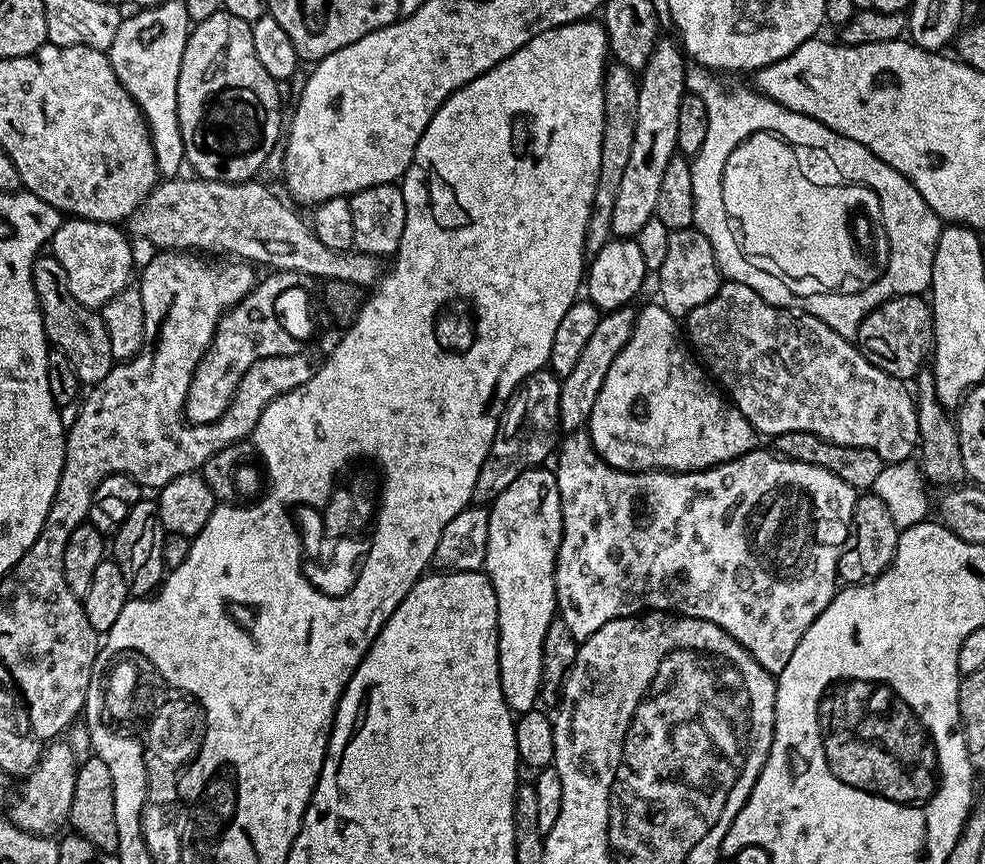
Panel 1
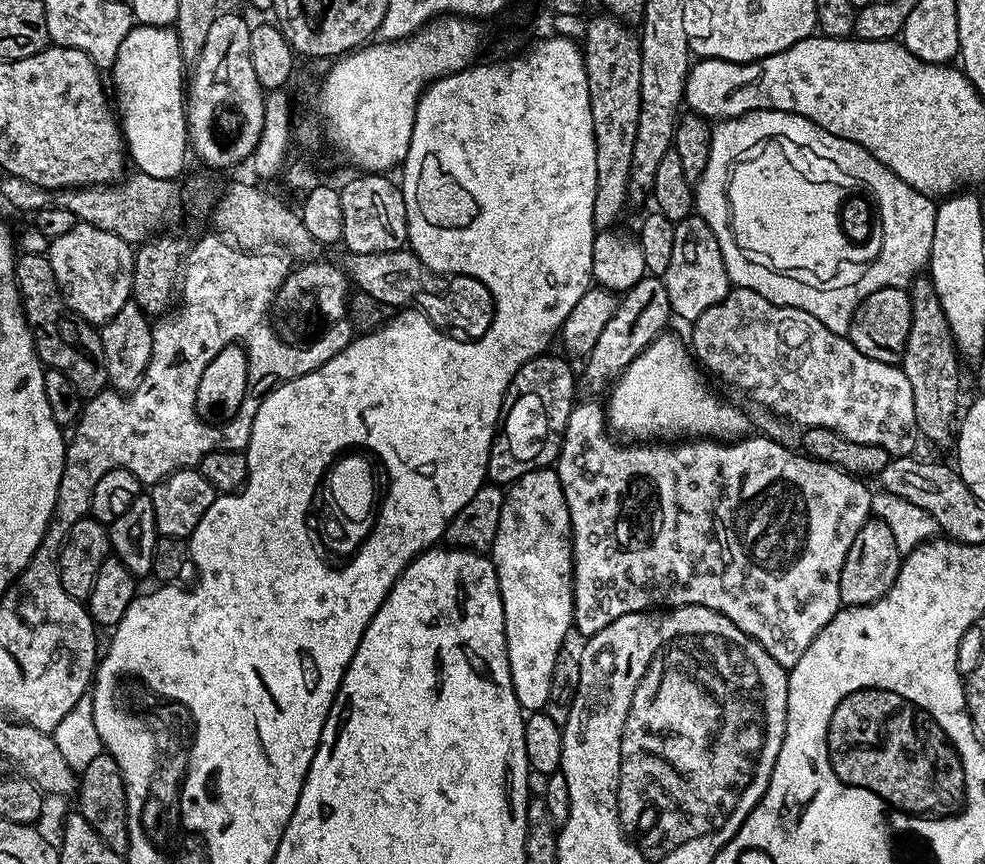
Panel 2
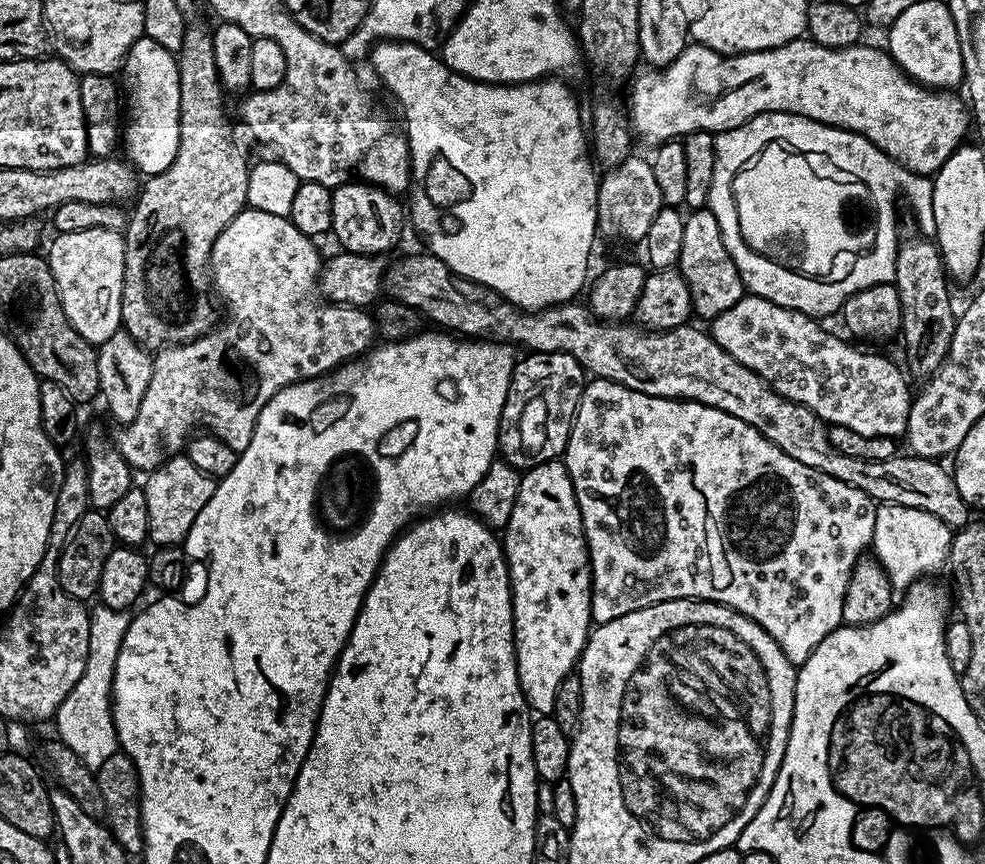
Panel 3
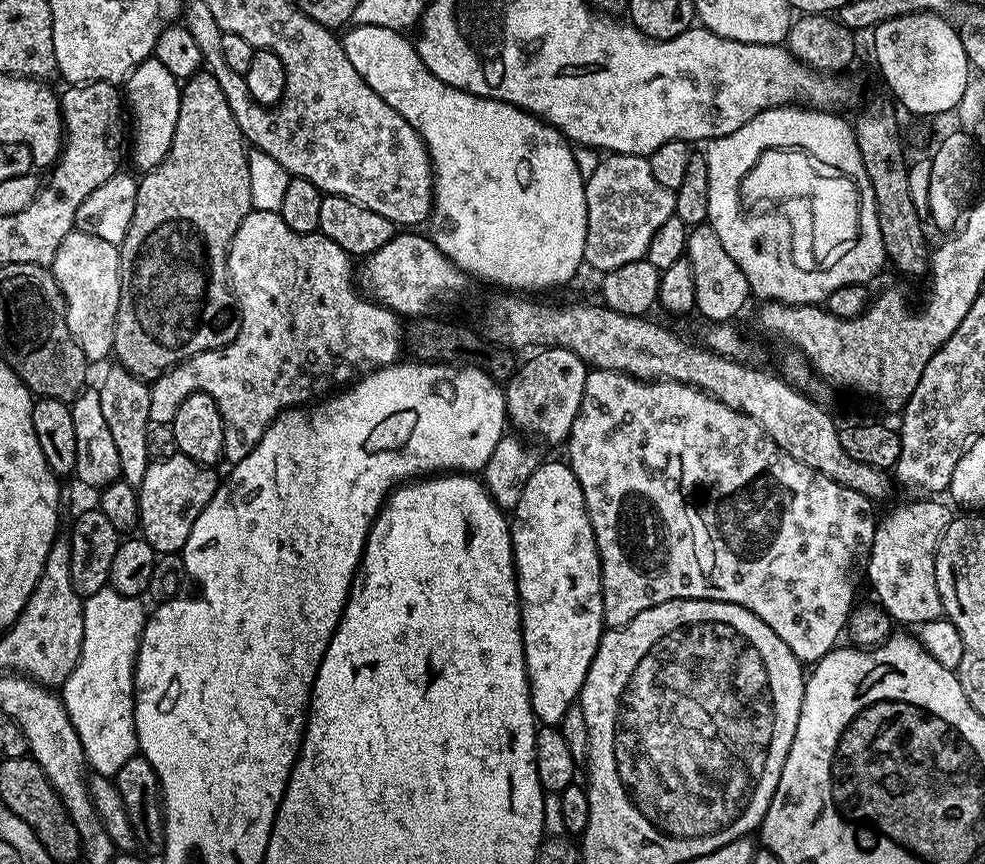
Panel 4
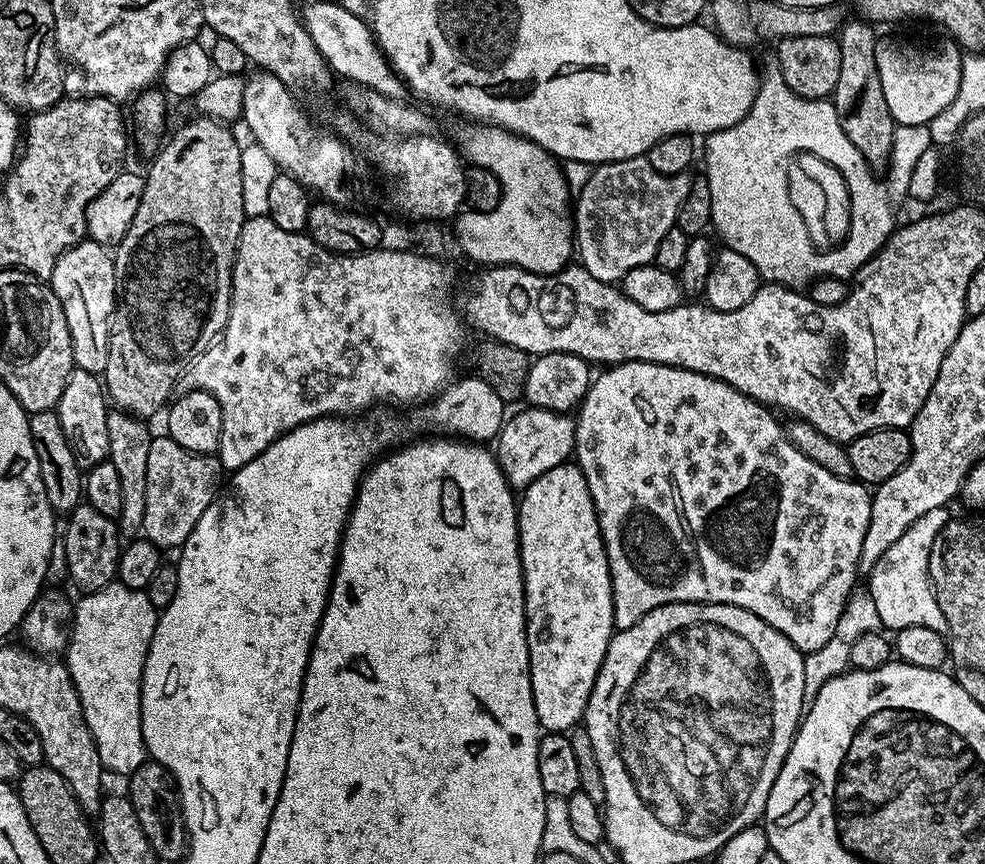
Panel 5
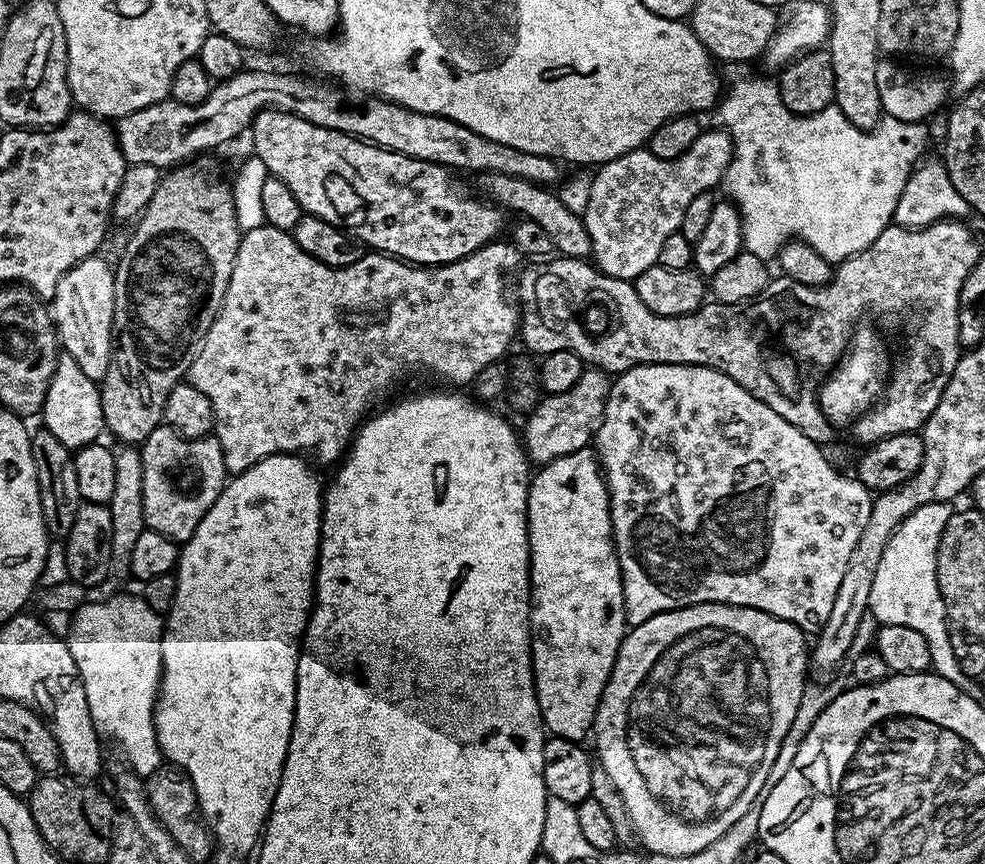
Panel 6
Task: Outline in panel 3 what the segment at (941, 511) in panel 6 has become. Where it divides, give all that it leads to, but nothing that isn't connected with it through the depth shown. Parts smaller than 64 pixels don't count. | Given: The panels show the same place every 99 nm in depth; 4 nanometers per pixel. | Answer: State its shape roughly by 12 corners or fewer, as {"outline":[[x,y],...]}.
{"outline":[[880,504],[870,548],[893,589],[945,567],[953,529]]}

